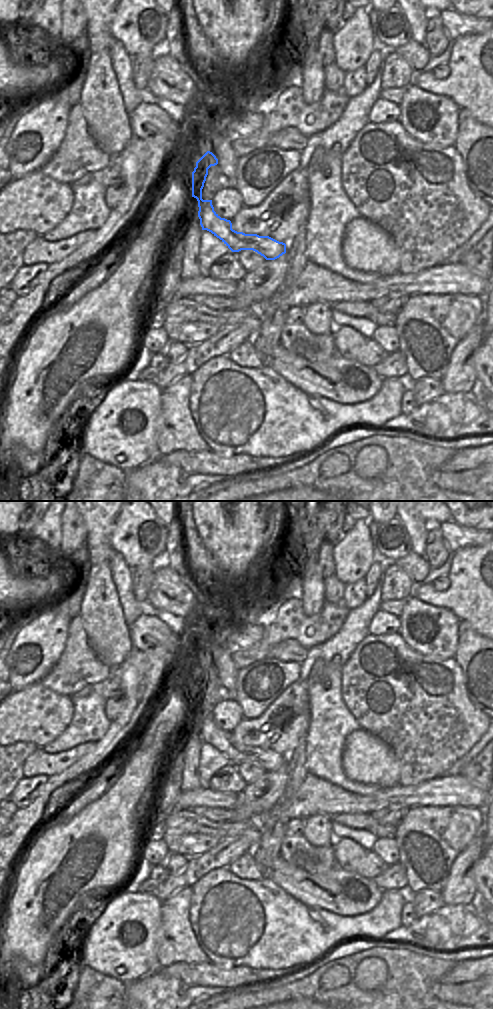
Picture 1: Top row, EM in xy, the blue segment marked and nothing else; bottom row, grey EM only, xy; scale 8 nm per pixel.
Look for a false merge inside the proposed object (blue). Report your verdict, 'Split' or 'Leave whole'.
Leave whole.

